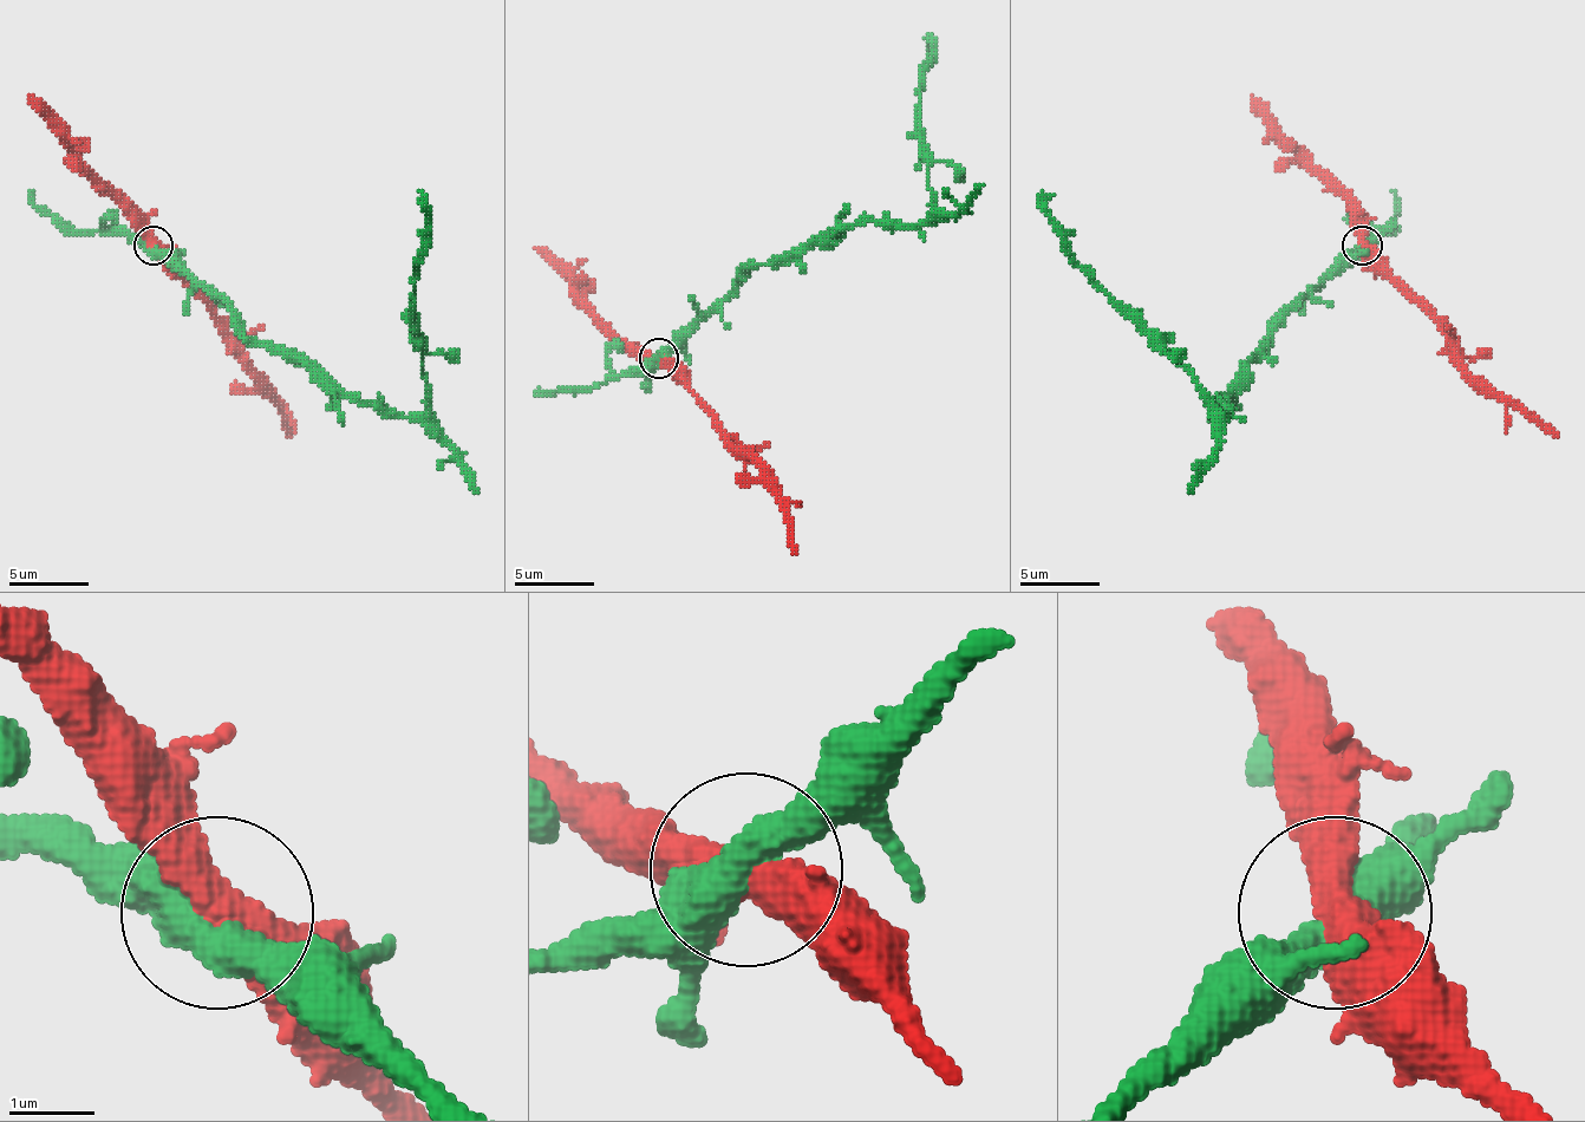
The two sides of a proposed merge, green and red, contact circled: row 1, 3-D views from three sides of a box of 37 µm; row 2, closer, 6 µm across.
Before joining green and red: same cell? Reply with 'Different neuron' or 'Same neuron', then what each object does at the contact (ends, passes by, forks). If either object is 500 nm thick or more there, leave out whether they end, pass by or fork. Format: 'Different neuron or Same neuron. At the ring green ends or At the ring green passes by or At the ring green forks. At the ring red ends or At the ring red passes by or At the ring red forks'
Different neuron

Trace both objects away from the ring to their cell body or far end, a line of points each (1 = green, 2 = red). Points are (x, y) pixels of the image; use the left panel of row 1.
1: (152, 246), (203, 282), (247, 338), (295, 350), (363, 400), (418, 417), (418, 190)
2: (152, 246), (223, 326), (232, 350), (279, 400), (291, 437)

